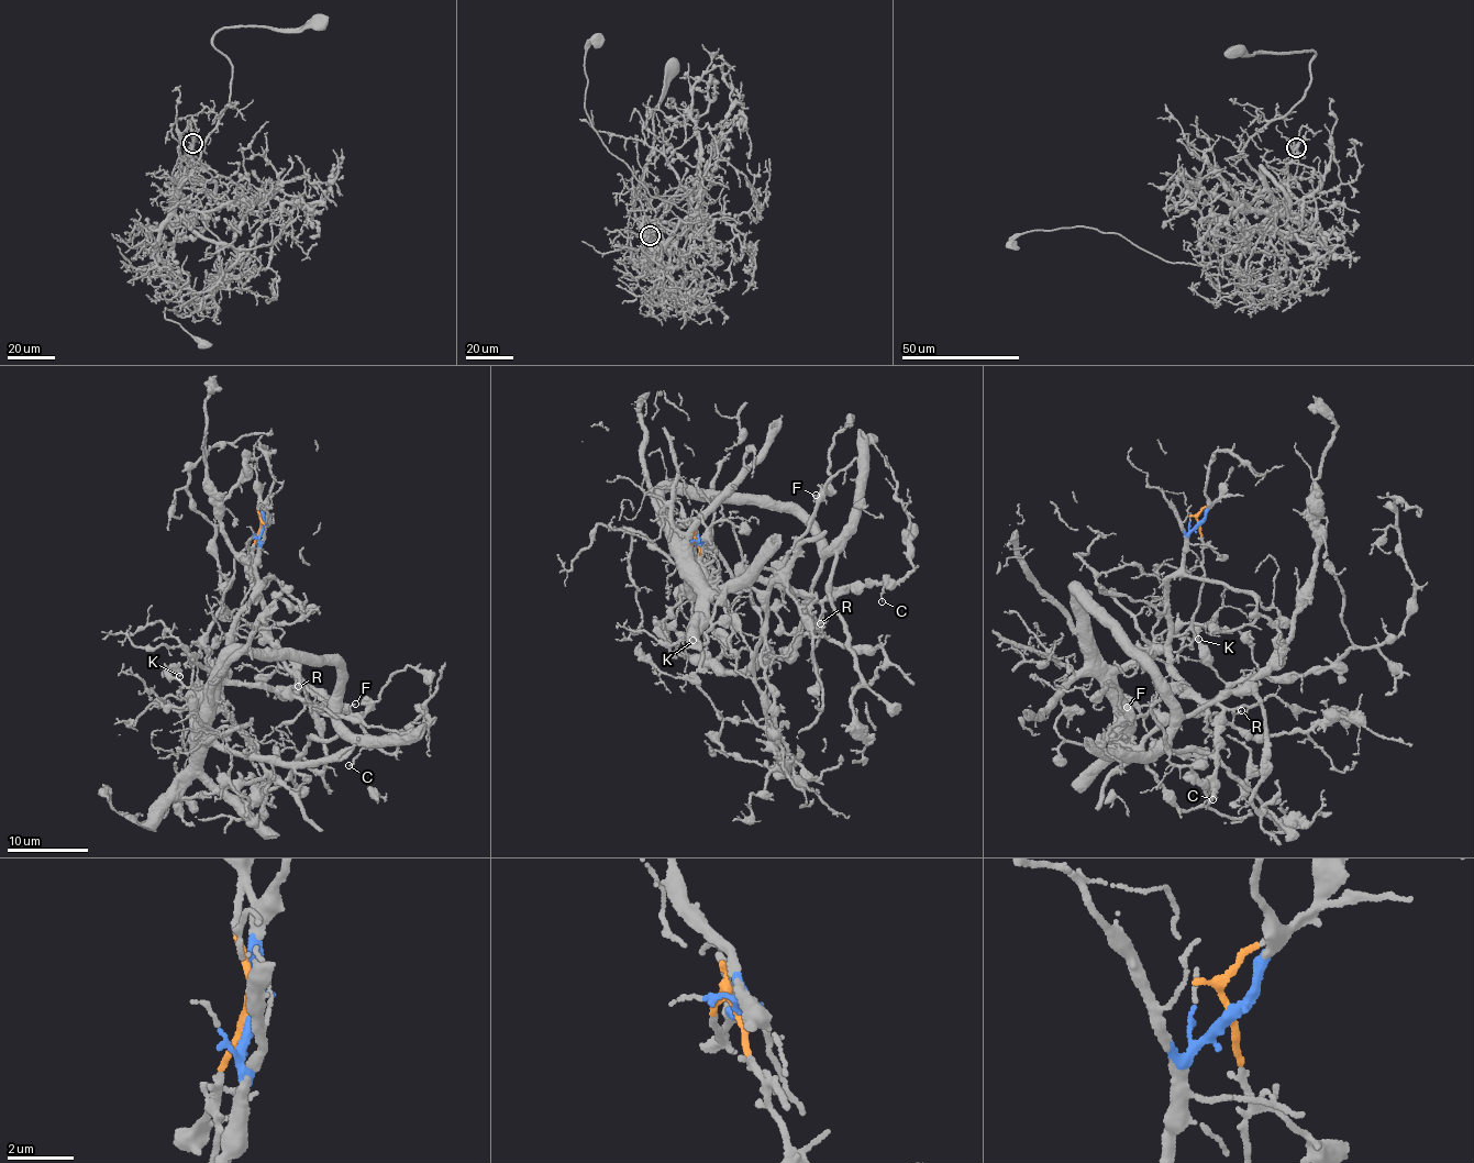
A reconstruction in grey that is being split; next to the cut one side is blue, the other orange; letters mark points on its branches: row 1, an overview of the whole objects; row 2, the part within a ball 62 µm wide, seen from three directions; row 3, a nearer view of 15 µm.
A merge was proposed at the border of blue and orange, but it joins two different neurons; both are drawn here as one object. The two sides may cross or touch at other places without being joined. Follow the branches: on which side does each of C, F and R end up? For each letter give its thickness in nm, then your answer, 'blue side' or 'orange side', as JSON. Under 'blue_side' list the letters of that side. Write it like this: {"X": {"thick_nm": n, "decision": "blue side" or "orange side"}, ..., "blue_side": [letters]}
{"C": {"thick_nm": 110, "decision": "blue side"}, "F": {"thick_nm": 130, "decision": "blue side"}, "R": {"thick_nm": 130, "decision": "blue side"}, "blue_side": ["C", "F", "R"]}

